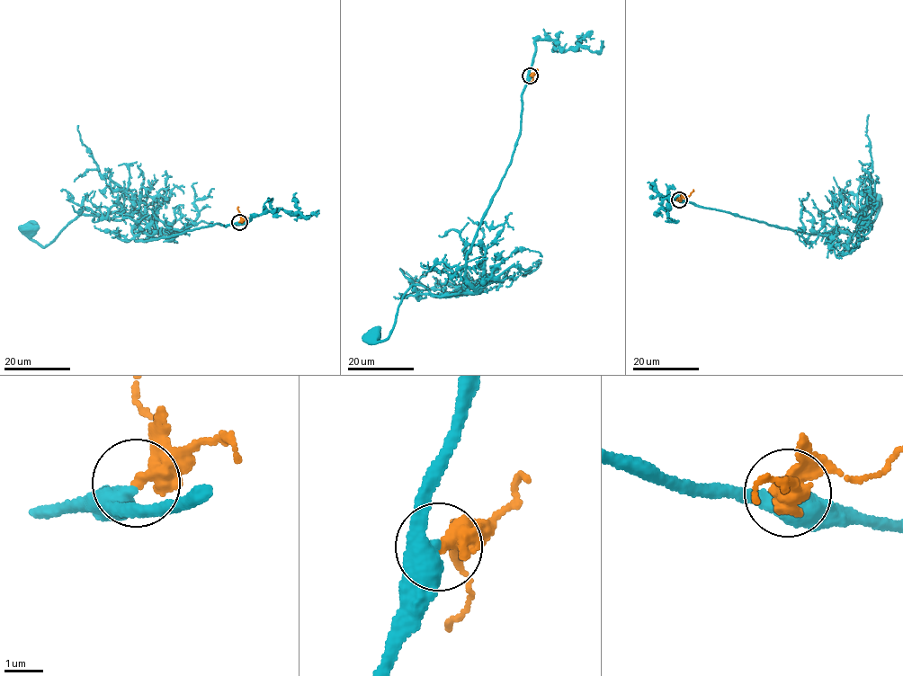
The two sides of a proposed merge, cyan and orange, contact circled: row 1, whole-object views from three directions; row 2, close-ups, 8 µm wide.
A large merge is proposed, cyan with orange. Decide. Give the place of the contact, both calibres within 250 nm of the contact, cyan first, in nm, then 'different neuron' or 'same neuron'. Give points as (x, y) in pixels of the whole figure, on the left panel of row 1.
at (239, 222); 400 nm thick on the cyan side, 320 nm on the other; different neuron

